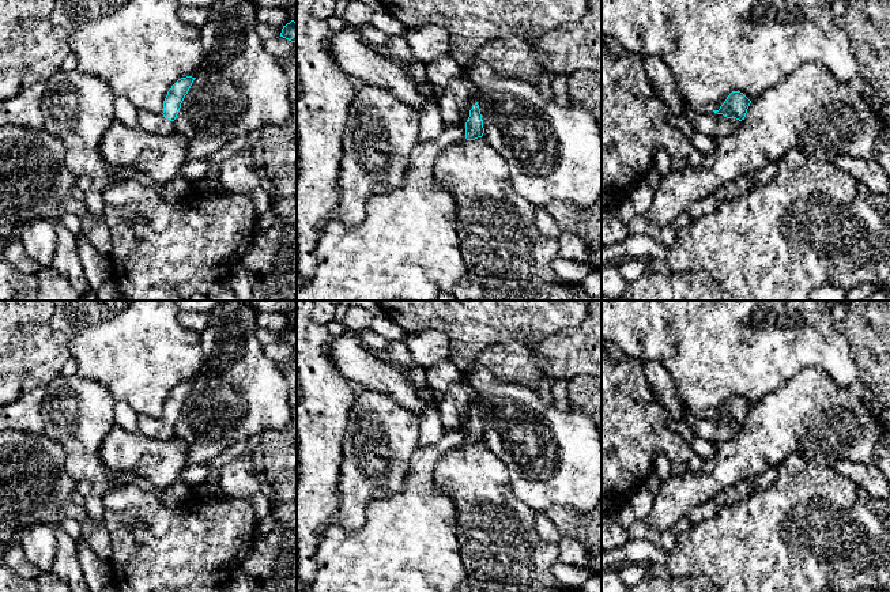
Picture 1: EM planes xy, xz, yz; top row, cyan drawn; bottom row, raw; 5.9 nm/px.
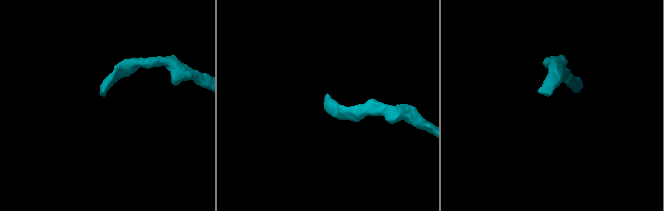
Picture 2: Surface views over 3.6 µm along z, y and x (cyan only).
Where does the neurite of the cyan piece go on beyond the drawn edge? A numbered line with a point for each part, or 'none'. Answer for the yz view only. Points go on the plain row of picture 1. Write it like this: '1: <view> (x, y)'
1: yz (706, 426)

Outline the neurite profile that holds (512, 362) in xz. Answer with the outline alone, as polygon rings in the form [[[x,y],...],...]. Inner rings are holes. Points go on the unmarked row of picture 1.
[[[518,342],[494,344],[479,354],[472,366],[490,369],[497,378],[518,382],[532,389],[547,377],[535,354]]]

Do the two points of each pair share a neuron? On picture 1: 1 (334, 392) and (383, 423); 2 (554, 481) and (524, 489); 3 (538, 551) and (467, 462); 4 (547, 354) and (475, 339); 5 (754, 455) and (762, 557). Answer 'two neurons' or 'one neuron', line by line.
1: two neurons
2: one neuron
3: one neuron
4: two neurons
5: two neurons

